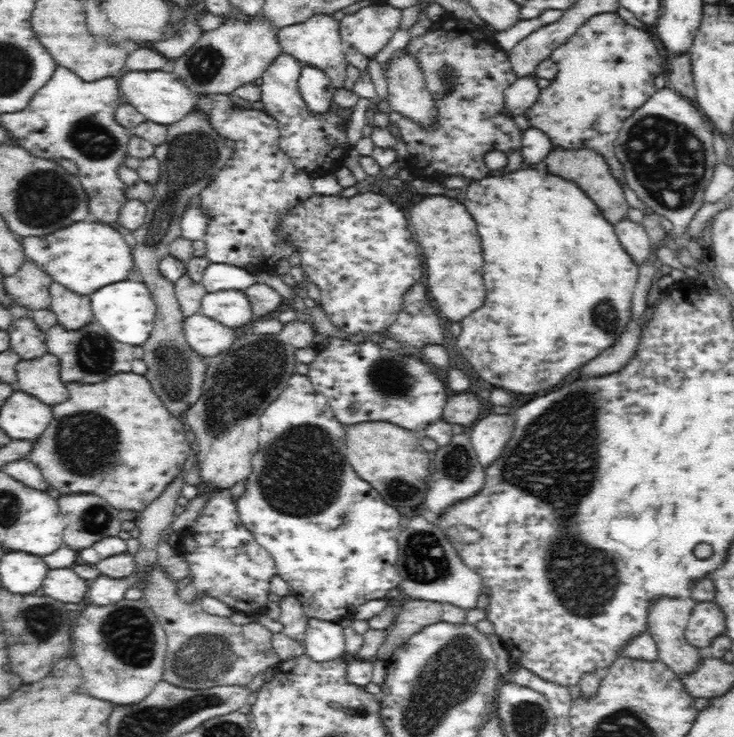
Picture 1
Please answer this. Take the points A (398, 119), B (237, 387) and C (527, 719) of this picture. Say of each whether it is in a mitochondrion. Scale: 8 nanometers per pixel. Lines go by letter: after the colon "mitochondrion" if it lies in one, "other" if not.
A: other
B: mitochondrion
C: mitochondrion

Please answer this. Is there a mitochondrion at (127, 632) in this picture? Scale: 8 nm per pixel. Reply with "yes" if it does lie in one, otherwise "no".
yes

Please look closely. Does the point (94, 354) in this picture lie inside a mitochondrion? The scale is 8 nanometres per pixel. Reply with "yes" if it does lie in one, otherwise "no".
yes

